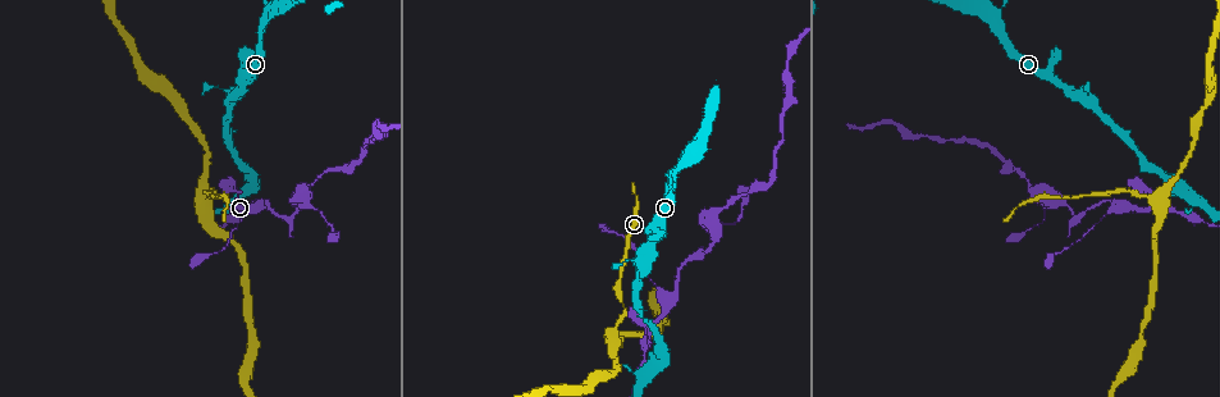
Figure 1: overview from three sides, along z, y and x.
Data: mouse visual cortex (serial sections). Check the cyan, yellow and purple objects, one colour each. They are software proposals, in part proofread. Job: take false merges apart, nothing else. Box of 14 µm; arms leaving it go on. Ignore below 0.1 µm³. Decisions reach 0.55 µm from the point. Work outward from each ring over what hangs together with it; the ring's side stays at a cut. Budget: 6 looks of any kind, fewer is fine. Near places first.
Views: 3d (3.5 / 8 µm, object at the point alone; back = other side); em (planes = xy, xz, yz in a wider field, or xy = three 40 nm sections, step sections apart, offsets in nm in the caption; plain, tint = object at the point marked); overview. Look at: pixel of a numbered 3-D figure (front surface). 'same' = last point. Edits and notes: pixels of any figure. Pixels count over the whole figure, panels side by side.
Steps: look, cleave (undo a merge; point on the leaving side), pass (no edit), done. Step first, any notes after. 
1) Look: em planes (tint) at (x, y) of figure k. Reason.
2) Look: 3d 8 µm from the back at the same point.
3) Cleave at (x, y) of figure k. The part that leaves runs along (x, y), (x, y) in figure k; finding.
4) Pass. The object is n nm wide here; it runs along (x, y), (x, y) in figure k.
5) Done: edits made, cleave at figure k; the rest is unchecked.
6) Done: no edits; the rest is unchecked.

Look: 3d 3.5 µm at (1156, 196) of figure 1. Three arms meet.

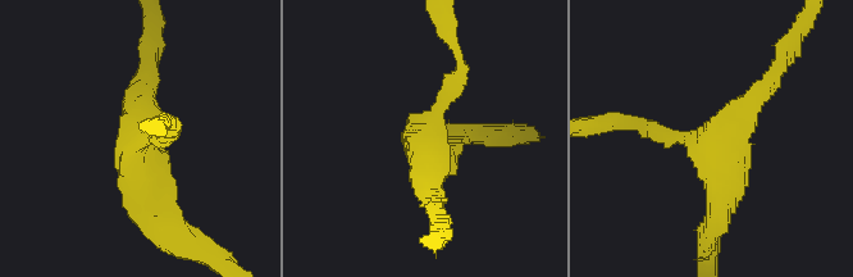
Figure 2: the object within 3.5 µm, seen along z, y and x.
Look: em xy step 1 (tint) at (714, 137) of figure 2.

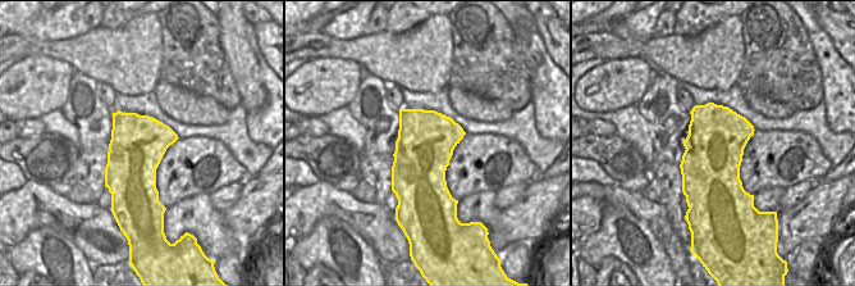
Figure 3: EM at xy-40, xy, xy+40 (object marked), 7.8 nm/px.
Pass. The arms are 250, 300, 400 nm wide; it runs along (642, 127), (714, 139), (772, 80) in figure 2; one cell here.

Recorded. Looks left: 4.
Look: 3d 3.5 µm at (1078, 219) of figure 1. Abrupt turn.

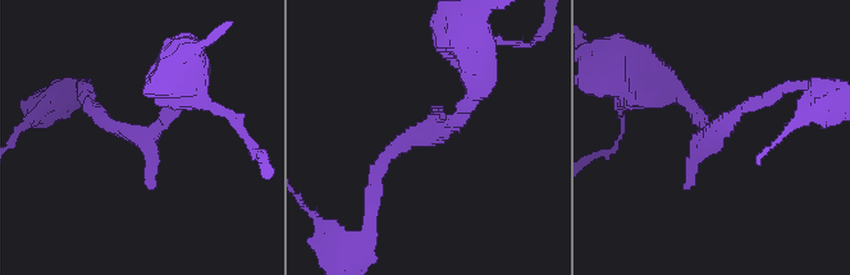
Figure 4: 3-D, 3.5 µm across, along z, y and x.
Look: em xy step 5 (tint) at (153, 134) of figure 4. Need the tissue.

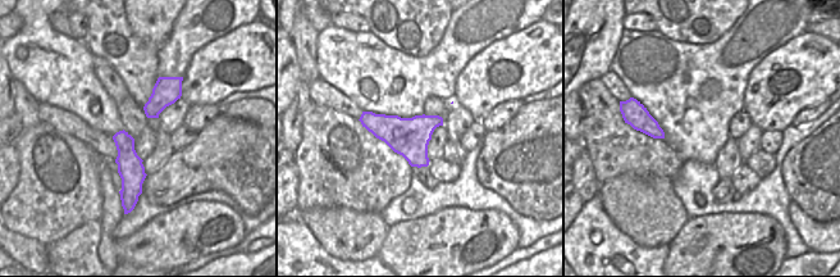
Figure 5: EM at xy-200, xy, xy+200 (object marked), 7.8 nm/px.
Pass. It runs along (376, 172), (400, 142), (455, 123), (475, 77) in figure 4; continuous, no second cell.

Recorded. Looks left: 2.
Done: no edits; the rest is unchecked.

